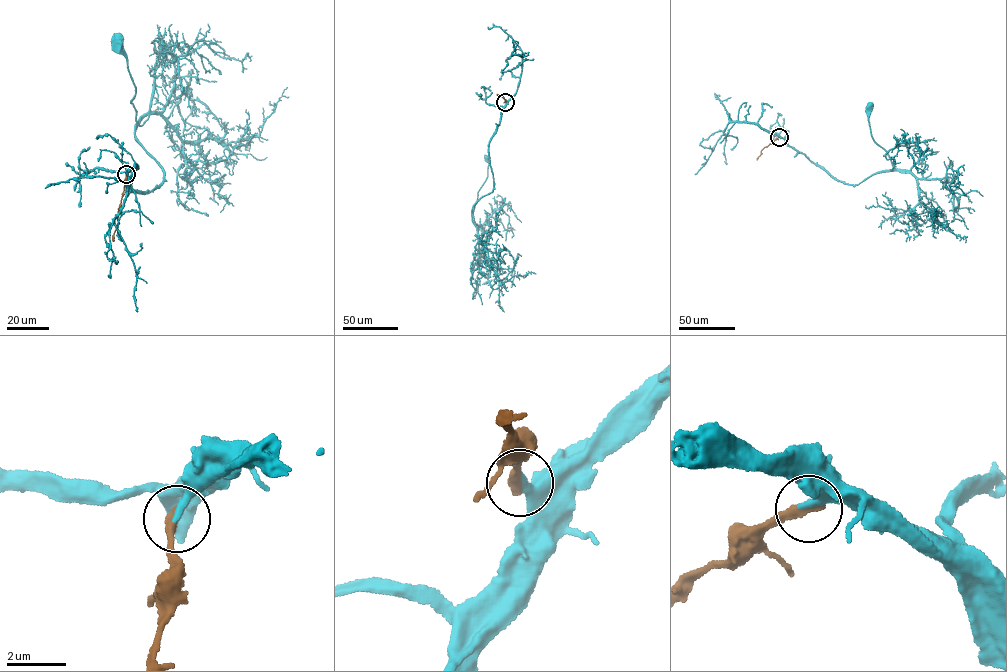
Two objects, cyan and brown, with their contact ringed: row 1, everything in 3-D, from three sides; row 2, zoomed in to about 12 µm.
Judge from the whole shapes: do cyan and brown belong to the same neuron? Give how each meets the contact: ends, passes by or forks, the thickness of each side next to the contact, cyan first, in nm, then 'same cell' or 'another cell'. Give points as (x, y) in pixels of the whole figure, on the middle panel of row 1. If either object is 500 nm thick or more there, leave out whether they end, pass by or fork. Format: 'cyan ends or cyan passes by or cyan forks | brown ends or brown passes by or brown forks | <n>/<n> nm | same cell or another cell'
cyan ends | brown ends | 300/400 nm | same cell

